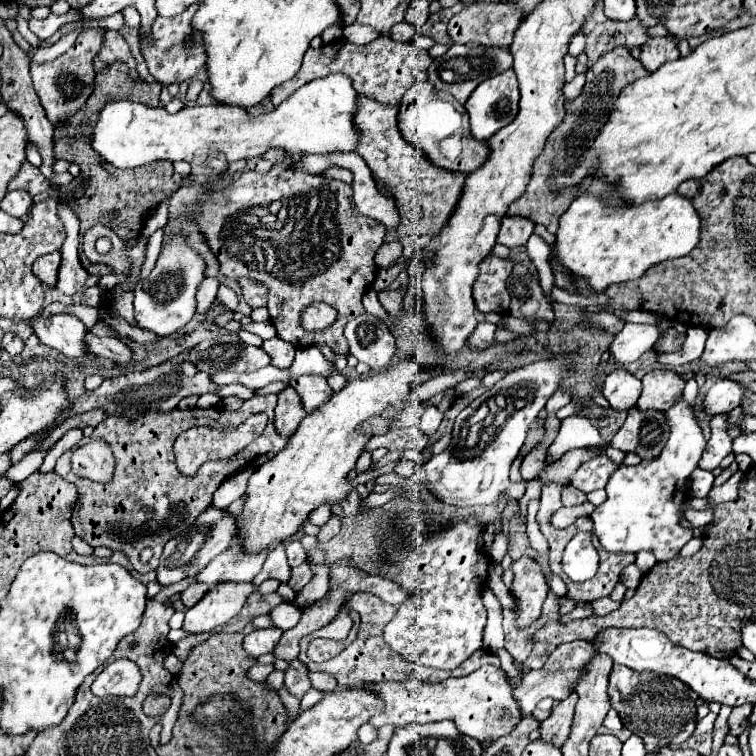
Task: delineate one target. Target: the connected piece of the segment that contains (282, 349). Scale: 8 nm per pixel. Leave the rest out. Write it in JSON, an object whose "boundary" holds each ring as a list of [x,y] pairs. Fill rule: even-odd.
{"boundary":[[[273,337],[269,341],[263,341],[263,349],[265,353],[271,357],[271,365],[279,367],[279,369],[289,369],[295,357],[295,347],[287,341],[281,341],[279,337]]]}

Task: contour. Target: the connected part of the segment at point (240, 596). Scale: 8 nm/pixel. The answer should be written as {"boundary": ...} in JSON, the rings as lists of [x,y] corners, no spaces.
{"boundary":[[[219,583],[195,607],[185,611],[183,631],[199,635],[225,625],[241,611],[253,589],[253,583]]]}

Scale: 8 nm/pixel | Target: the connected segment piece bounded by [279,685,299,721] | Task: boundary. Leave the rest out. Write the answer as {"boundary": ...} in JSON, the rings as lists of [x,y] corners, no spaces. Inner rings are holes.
{"boundary":[[[285,685],[279,689],[279,695],[281,695],[281,699],[283,699],[283,703],[285,703],[287,711],[289,711],[289,721],[293,721],[299,715],[299,699],[293,697],[291,693],[287,693]]]}

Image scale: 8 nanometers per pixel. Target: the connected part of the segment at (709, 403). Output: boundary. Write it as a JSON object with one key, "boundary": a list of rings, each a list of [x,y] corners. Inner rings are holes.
{"boundary":[[[717,379],[715,385],[705,393],[703,397],[703,409],[707,415],[719,415],[719,413],[729,413],[733,411],[743,397],[745,385],[729,381],[729,379]]]}

